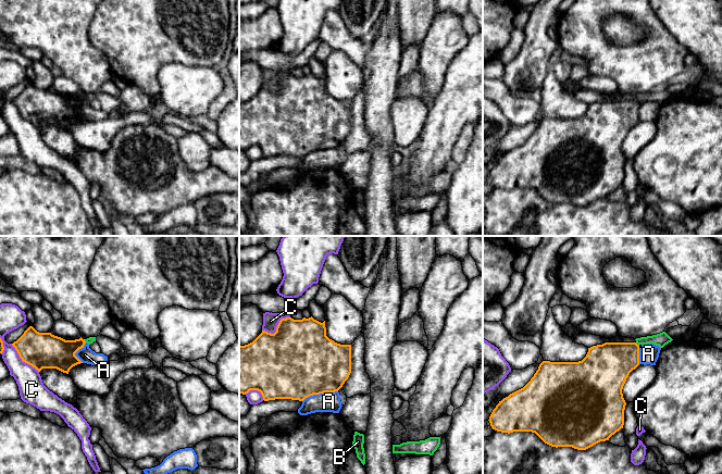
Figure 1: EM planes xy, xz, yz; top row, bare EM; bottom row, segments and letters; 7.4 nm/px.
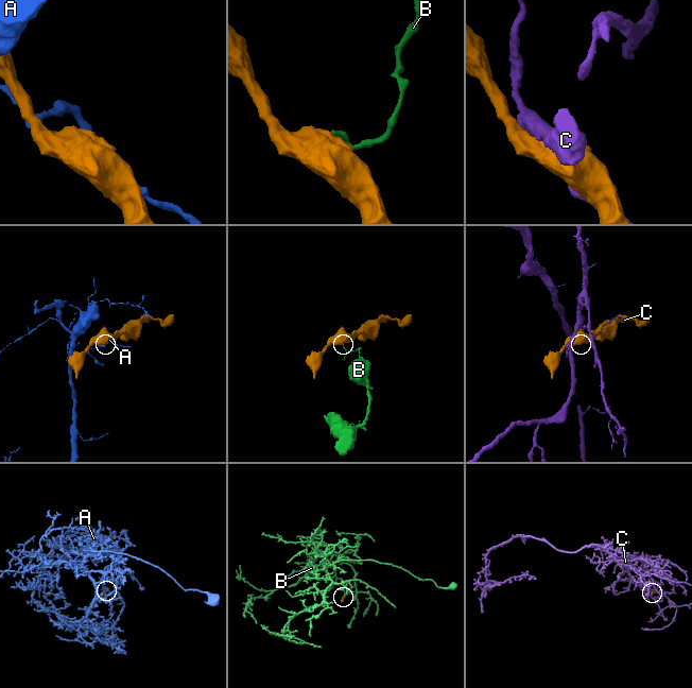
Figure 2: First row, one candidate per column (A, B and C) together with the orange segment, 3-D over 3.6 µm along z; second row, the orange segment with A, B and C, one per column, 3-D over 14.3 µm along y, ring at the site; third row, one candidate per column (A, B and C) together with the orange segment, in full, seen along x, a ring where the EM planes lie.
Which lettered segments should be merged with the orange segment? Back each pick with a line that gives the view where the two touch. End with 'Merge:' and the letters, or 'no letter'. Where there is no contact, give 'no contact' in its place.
Merge: no letter

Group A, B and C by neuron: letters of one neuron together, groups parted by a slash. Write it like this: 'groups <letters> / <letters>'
groups A / B / C

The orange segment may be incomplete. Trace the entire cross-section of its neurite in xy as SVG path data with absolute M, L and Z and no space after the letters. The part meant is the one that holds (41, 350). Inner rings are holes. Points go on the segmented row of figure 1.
M29 326L12 346L22 361L38 372L42 369L57 369L69 374L73 366L83 363L75 353L84 348L85 344L82 337L65 340L51 333L39 333Z

